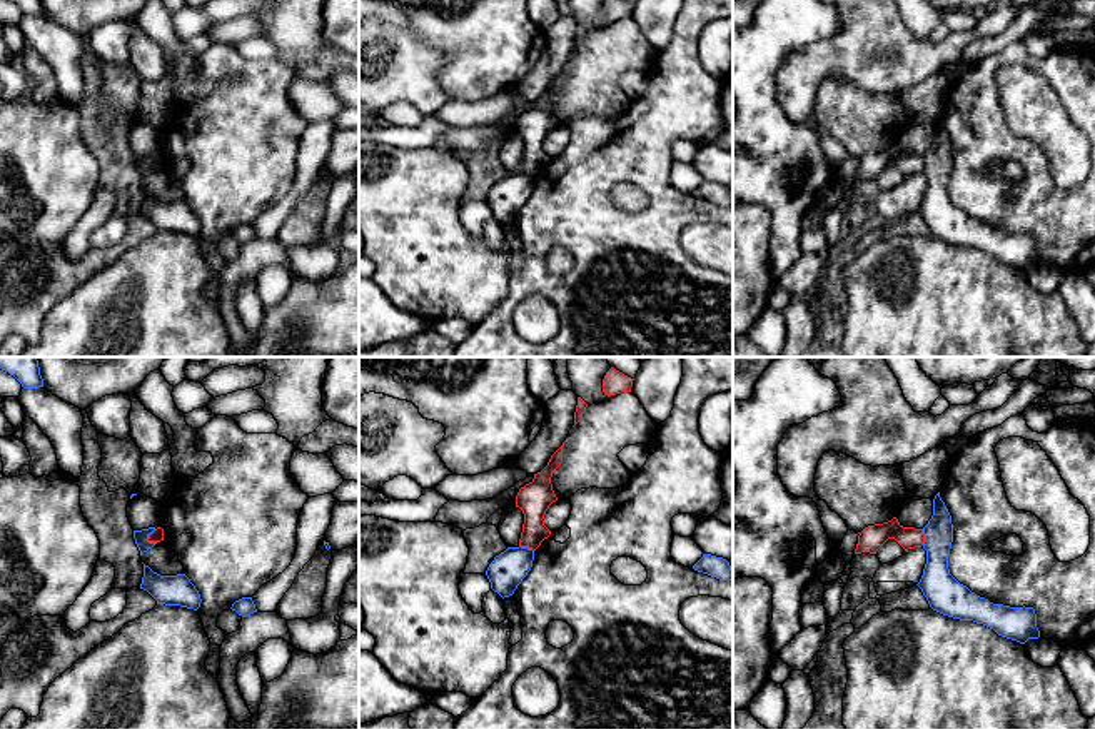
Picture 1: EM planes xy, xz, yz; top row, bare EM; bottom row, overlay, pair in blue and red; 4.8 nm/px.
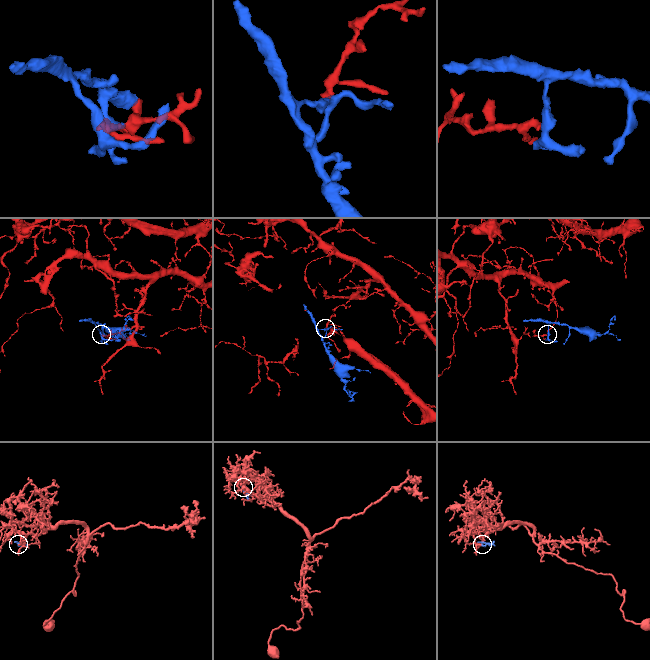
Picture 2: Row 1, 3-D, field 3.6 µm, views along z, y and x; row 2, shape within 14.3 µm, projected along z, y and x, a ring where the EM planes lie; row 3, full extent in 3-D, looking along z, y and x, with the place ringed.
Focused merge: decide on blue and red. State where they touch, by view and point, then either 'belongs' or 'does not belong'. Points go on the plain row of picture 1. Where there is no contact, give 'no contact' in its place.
meets blue in xy at (149, 160); does not belong

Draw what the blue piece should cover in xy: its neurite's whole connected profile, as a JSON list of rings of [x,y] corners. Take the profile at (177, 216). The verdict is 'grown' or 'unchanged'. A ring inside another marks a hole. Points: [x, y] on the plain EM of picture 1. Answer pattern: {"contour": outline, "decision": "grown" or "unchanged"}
{"contour": [[[145,190],[140,215],[147,217],[157,230],[197,237],[202,229],[199,217],[185,200],[160,202]]], "decision": "unchanged"}

